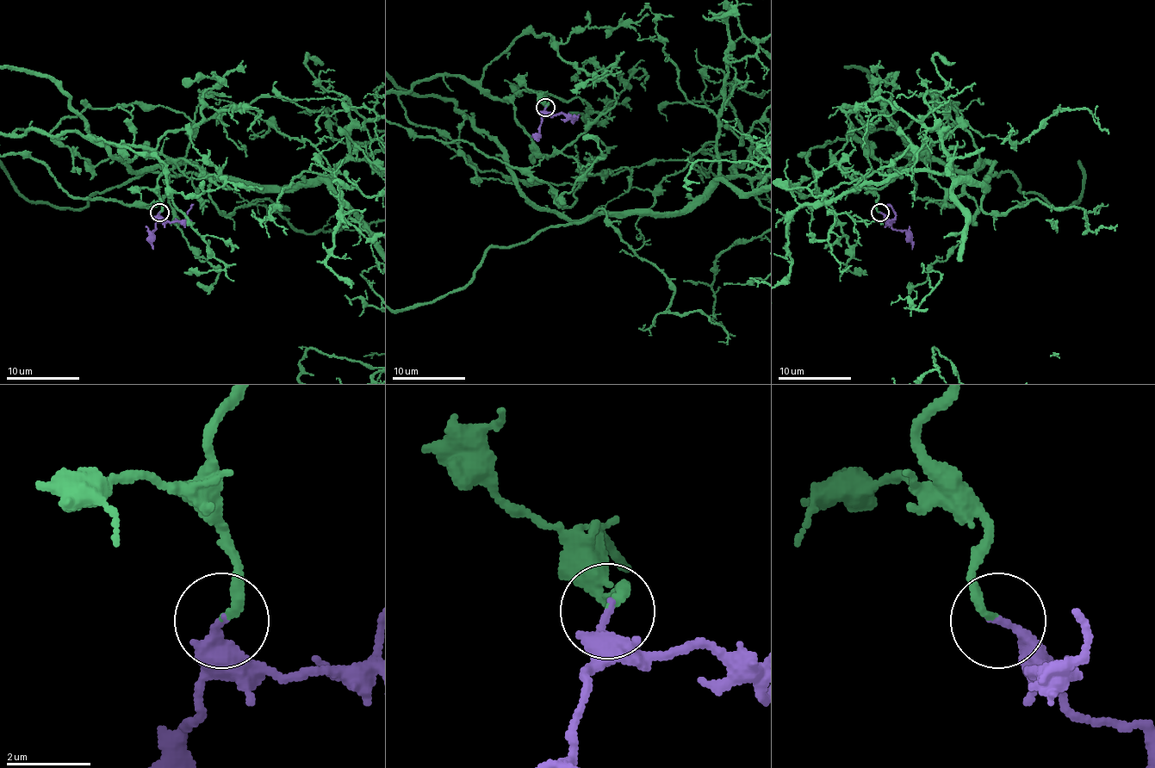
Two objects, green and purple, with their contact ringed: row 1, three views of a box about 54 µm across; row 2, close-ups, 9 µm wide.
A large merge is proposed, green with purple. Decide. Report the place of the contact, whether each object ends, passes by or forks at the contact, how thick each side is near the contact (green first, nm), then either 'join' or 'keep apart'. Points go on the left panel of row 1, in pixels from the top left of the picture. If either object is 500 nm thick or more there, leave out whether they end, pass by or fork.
place (159, 213); green ends; purple ends; calibres 200 and 240 nm; join

